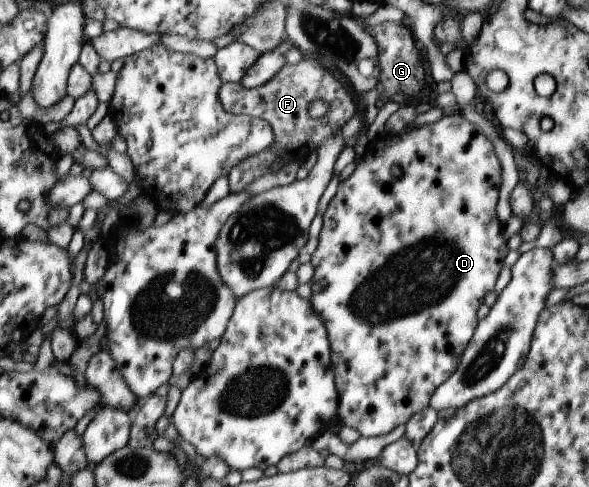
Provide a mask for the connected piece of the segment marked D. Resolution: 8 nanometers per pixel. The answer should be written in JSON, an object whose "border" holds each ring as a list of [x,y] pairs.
{"border":[[[457,113],[443,116],[432,124],[411,126],[404,132],[394,134],[387,139],[387,143],[383,143],[383,149],[377,149],[369,143],[356,161],[354,172],[339,183],[337,192],[323,215],[319,243],[311,255],[314,275],[309,285],[312,289],[311,305],[327,330],[334,379],[339,389],[337,415],[342,426],[354,427],[365,437],[389,435],[395,427],[407,423],[415,413],[427,408],[435,389],[455,373],[461,355],[477,327],[477,311],[483,305],[485,296],[493,291],[504,266],[503,260],[510,251],[507,248],[508,239],[505,238],[507,233],[495,212],[501,181],[501,163],[495,155],[493,143],[481,133],[477,125],[469,123],[461,113]]]}

